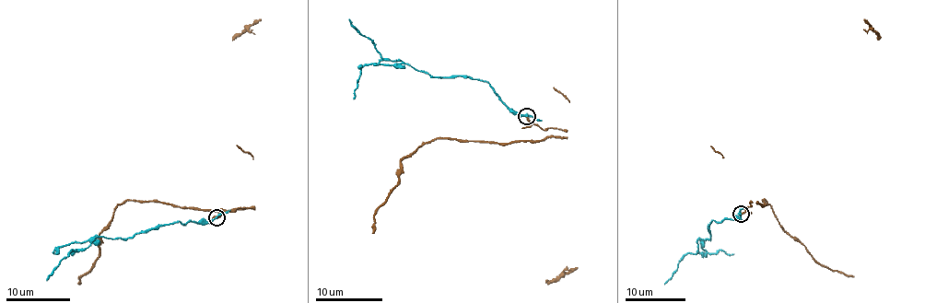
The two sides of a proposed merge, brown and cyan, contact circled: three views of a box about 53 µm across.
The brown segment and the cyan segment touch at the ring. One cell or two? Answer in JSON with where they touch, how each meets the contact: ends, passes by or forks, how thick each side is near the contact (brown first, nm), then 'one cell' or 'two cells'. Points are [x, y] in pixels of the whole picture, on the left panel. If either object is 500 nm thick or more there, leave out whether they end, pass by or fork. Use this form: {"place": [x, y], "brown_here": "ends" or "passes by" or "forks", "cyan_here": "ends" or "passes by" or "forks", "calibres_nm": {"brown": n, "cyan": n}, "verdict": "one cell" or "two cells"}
{"place": [216, 217], "brown_here": "ends", "cyan_here": "passes by", "calibres_nm": {"brown": 240, "cyan": 220}, "verdict": "two cells"}

